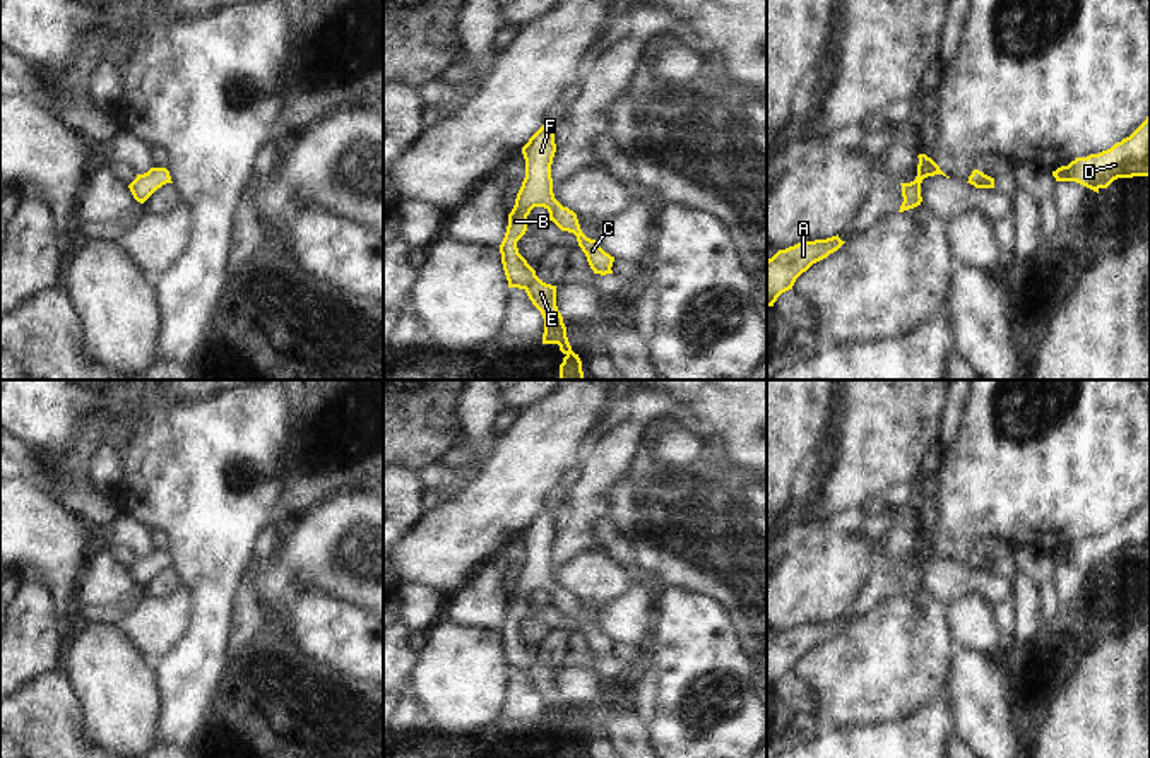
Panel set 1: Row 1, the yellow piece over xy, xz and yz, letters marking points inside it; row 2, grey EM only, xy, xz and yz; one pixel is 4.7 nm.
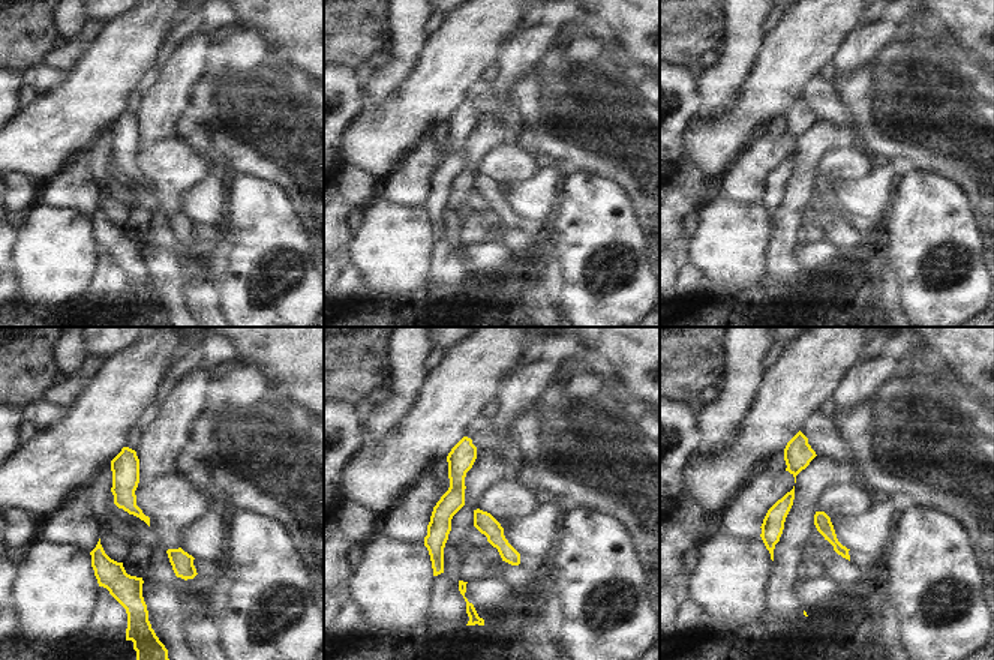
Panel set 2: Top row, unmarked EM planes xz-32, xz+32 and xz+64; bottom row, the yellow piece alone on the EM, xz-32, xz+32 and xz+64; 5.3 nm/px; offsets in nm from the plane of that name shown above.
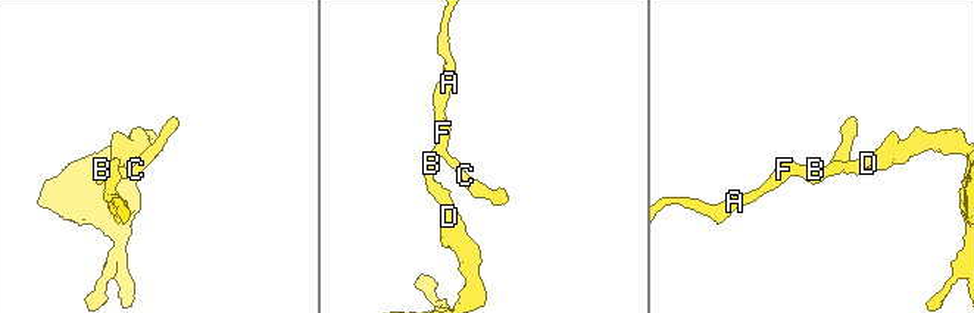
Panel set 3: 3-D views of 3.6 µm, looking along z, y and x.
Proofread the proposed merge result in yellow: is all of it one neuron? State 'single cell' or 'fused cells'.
single cell

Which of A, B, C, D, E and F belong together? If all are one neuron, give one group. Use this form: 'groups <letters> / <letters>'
groups A B C D E F

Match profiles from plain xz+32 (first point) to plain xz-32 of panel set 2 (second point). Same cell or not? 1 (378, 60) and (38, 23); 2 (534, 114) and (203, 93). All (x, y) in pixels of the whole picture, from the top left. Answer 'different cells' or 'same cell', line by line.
1: different cells
2: same cell

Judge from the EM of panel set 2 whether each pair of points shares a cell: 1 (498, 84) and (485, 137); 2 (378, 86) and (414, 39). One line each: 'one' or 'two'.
1: one
2: one

